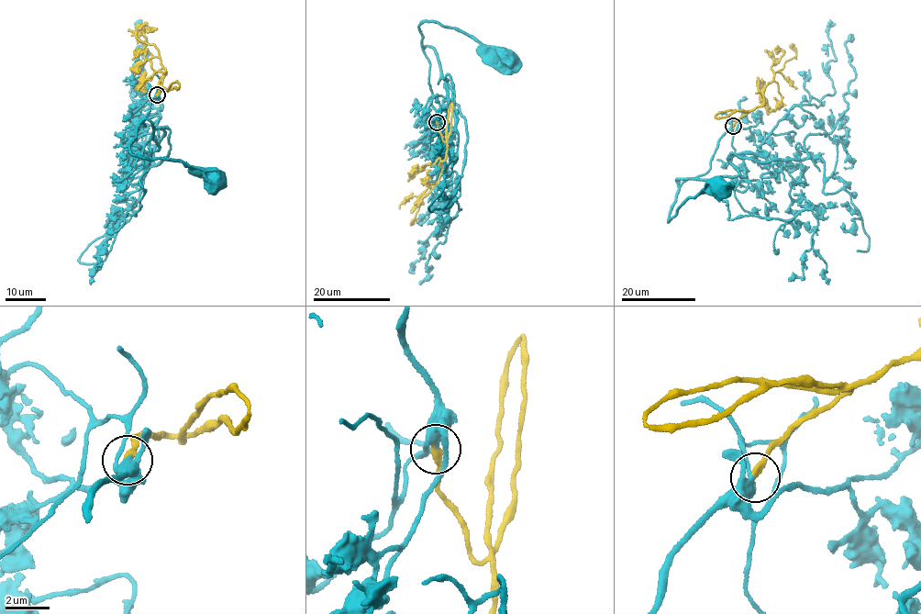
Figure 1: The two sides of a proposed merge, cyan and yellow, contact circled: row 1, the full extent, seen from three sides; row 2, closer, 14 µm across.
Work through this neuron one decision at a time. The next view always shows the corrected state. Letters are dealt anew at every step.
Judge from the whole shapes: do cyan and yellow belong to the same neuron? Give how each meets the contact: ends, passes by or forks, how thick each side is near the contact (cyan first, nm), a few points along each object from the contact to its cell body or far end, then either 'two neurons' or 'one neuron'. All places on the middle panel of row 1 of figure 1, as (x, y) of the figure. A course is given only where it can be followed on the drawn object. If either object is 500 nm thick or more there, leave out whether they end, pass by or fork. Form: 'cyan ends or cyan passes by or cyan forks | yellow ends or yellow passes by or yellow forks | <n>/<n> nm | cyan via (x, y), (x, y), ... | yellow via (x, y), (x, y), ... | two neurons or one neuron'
cyan forks | yellow ends | 280/320 nm | cyan via (437, 122), (438, 116), (431, 103), (430, 64), (423, 50), (420, 24), (439, 23), (459, 28), (507, 60) | yellow via (437, 122), (446, 142), (445, 159), (438, 179), (418, 199), (418, 209), (411, 223), (417, 219) | one neuron

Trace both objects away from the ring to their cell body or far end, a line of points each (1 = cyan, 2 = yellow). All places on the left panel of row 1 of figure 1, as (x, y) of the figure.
1: (157, 94), (151, 100), (145, 125), (138, 124), (129, 151), (202, 169), (211, 184)
2: (157, 94), (167, 90), (161, 84), (166, 71), (138, 40), (148, 30)

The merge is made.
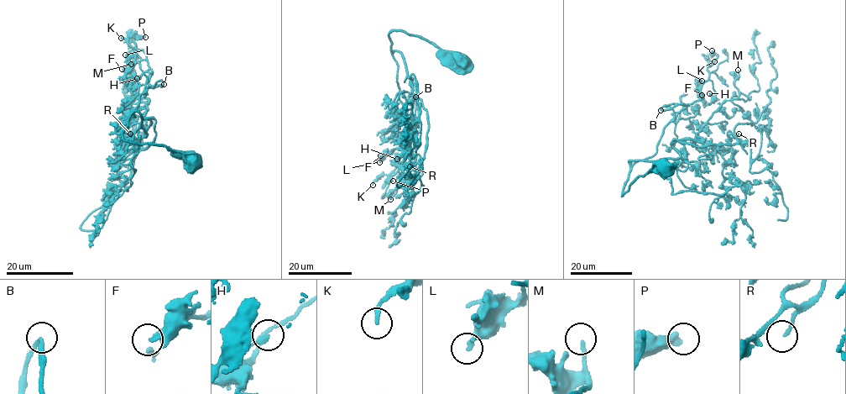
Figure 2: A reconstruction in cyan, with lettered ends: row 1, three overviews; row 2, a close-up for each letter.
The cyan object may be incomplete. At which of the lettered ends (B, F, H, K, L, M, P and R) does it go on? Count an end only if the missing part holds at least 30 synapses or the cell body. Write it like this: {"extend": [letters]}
{"extend": ["M", "R"]}

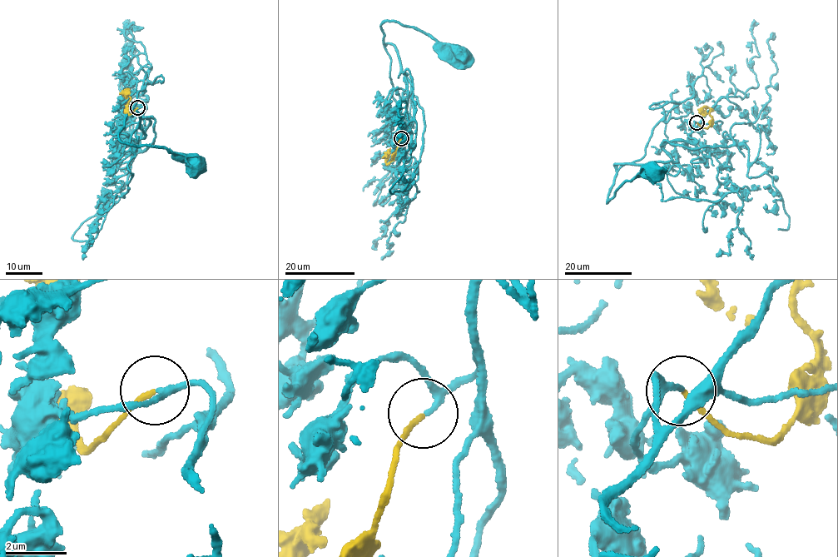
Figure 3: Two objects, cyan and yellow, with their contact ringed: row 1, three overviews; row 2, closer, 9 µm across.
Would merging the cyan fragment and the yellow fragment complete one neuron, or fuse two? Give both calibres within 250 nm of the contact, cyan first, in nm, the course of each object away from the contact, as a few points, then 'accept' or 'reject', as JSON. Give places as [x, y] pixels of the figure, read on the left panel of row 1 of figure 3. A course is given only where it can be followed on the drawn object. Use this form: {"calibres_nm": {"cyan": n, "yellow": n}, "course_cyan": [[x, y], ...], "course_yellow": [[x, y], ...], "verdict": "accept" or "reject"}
{"calibres_nm": {"cyan": 130, "yellow": 130}, "course_cyan": [[137, 107], [146, 131], [151, 121], [136, 134], [146, 133], [132, 109], [118, 139], [184, 155], [192, 169]], "course_yellow": [[137, 107], [128, 114], [130, 96], [125, 93], [124, 89], [129, 93]], "verdict": "accept"}

